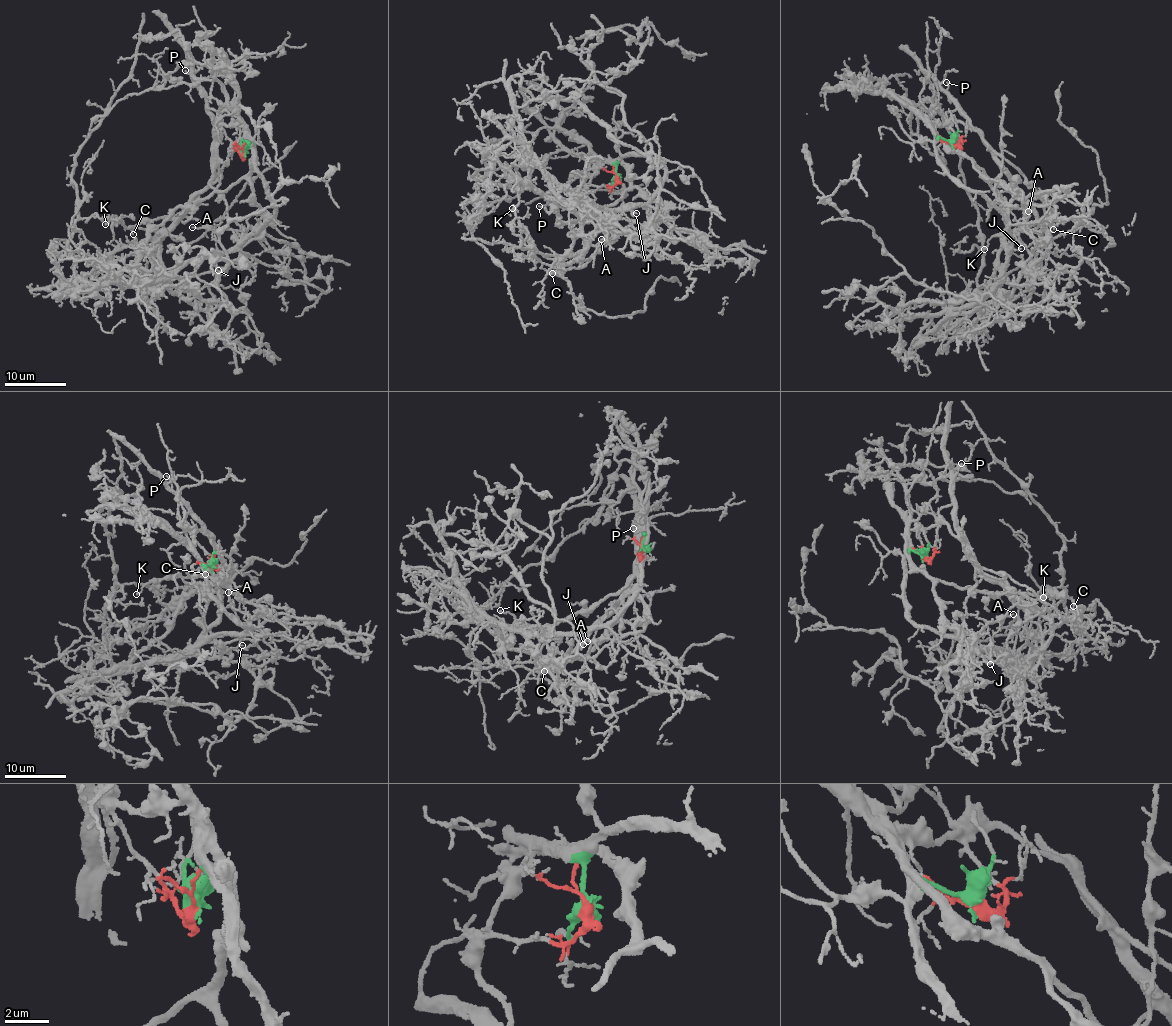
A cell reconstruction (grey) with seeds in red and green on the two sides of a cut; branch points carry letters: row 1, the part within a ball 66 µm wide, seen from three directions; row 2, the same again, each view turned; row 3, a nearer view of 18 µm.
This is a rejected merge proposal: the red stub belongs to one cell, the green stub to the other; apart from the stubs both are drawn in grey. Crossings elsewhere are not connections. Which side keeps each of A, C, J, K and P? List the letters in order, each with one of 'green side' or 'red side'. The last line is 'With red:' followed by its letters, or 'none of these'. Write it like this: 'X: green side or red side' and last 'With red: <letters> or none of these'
A: red side
C: red side
J: green side
K: red side
P: red side
With red: A, C, K, P

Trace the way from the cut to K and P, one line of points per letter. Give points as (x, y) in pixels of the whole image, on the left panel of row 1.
K: (243, 153), (221, 126), (218, 126), (221, 134), (212, 180), (166, 230), (129, 228), (114, 215), (105, 224)
P: (243, 153), (221, 127), (215, 111), (207, 106), (207, 98), (185, 70)

